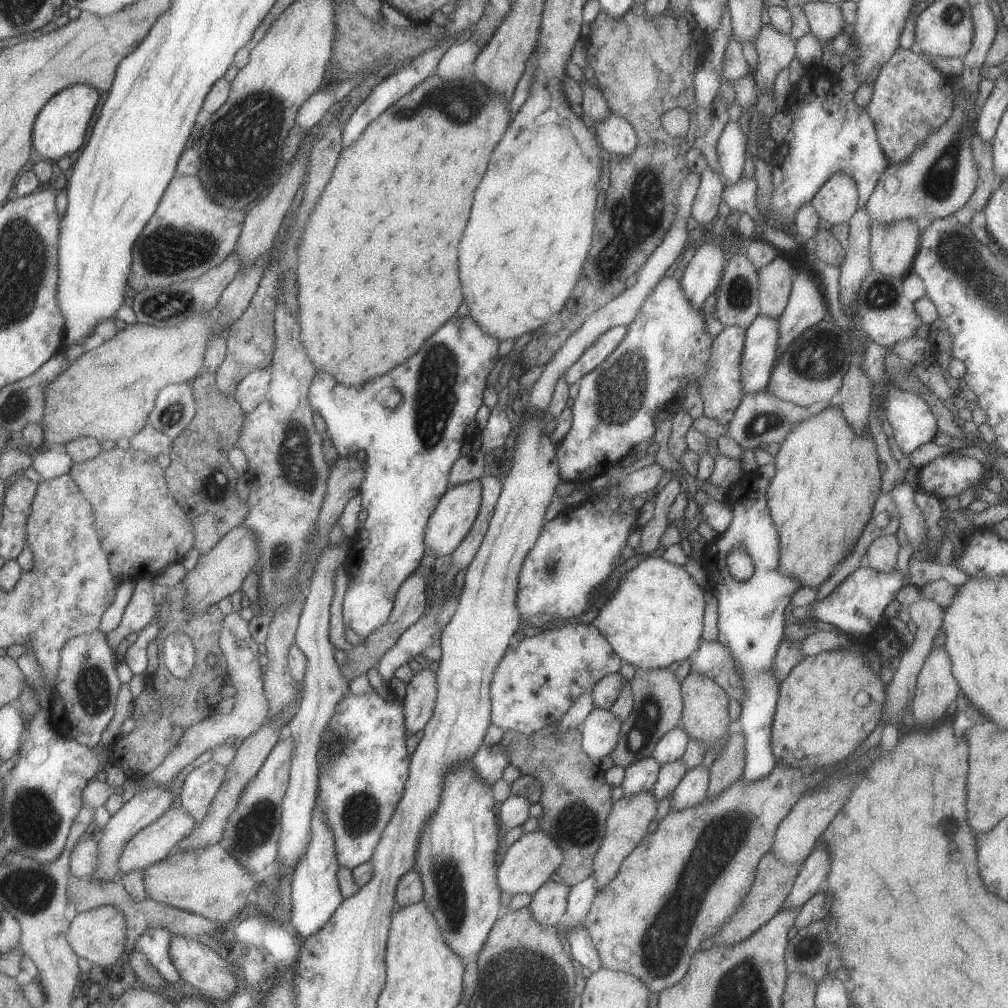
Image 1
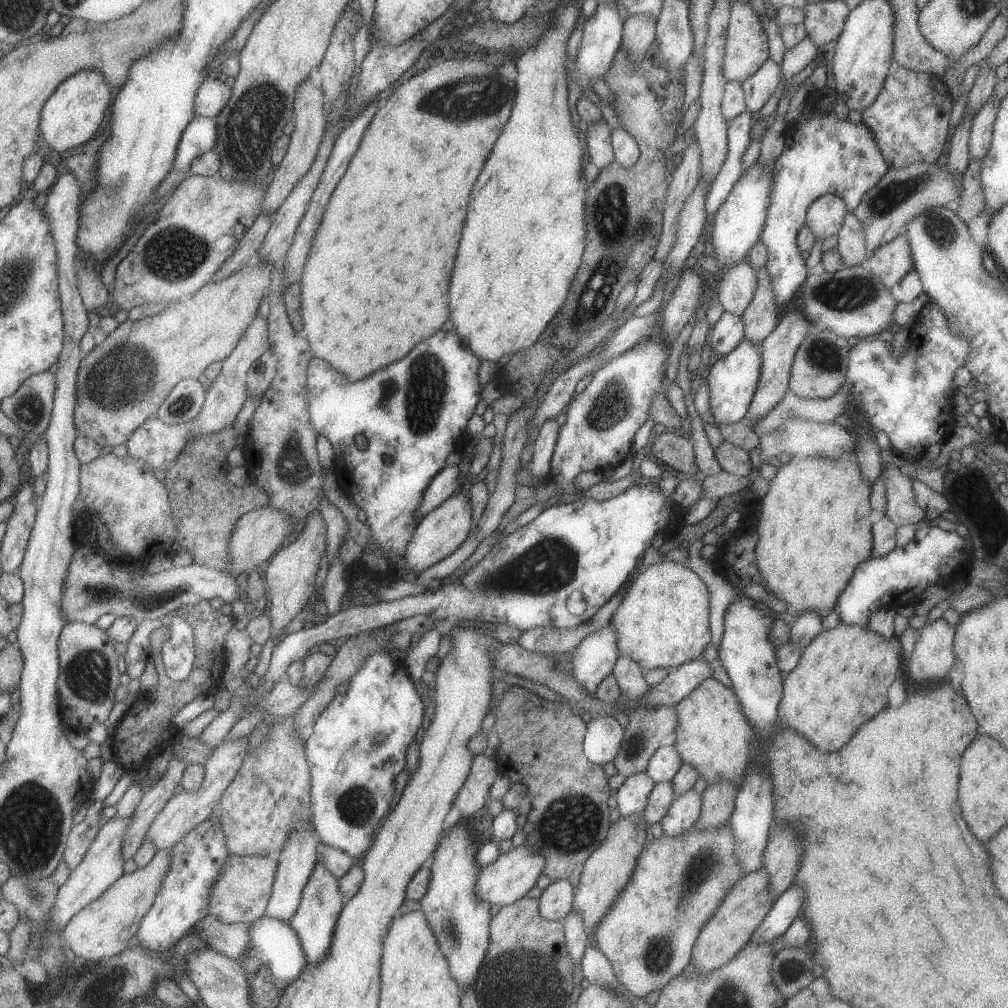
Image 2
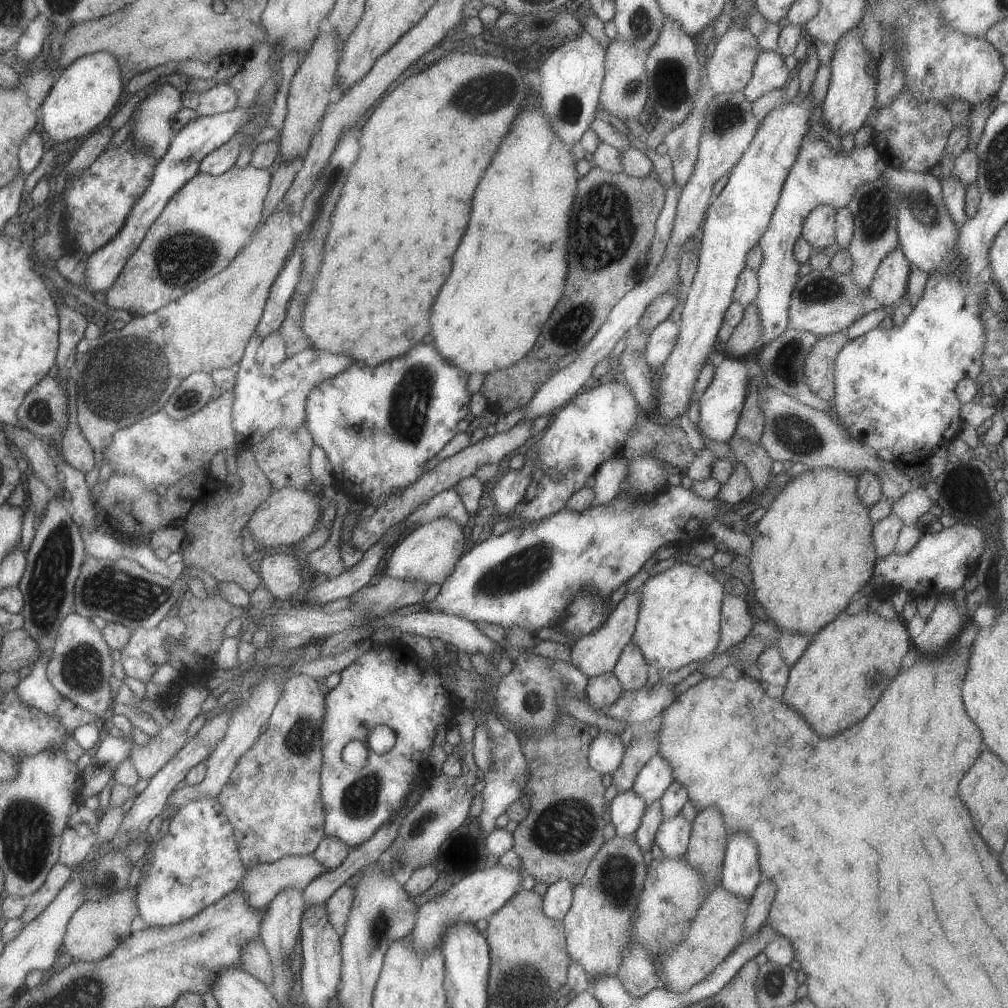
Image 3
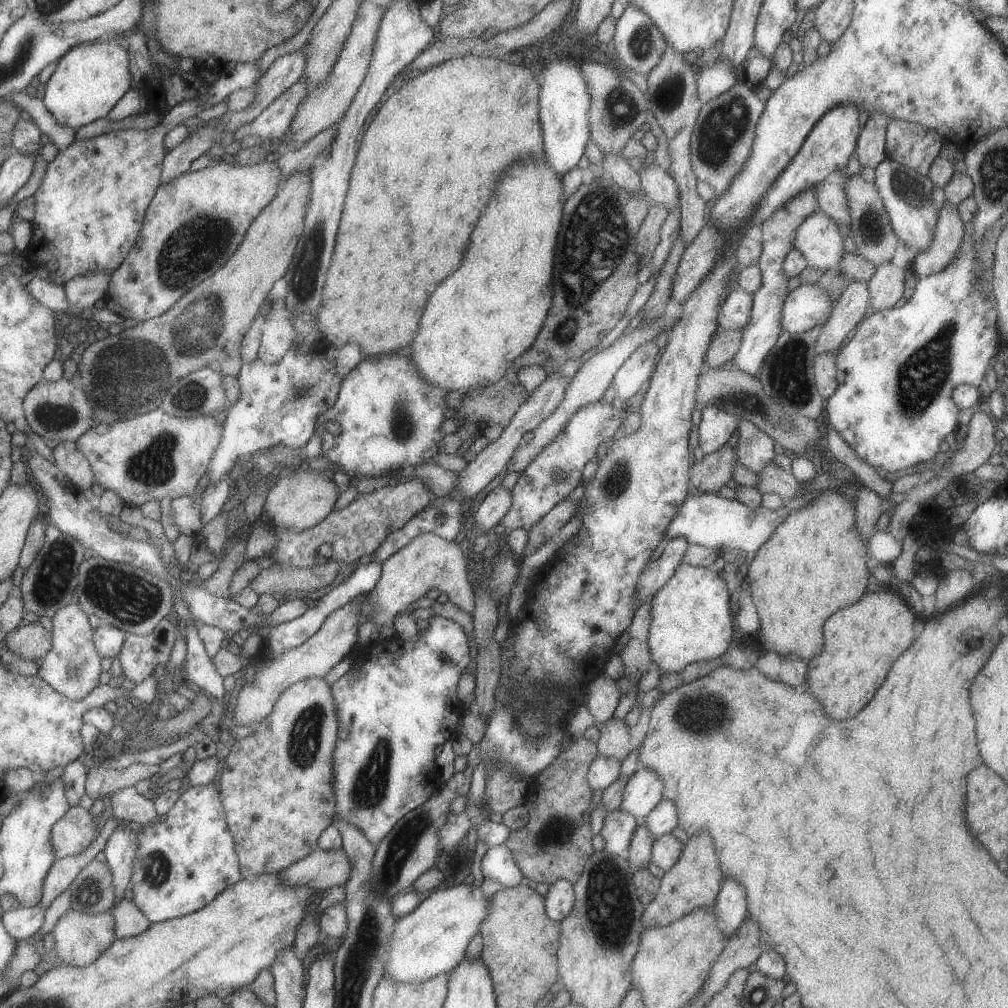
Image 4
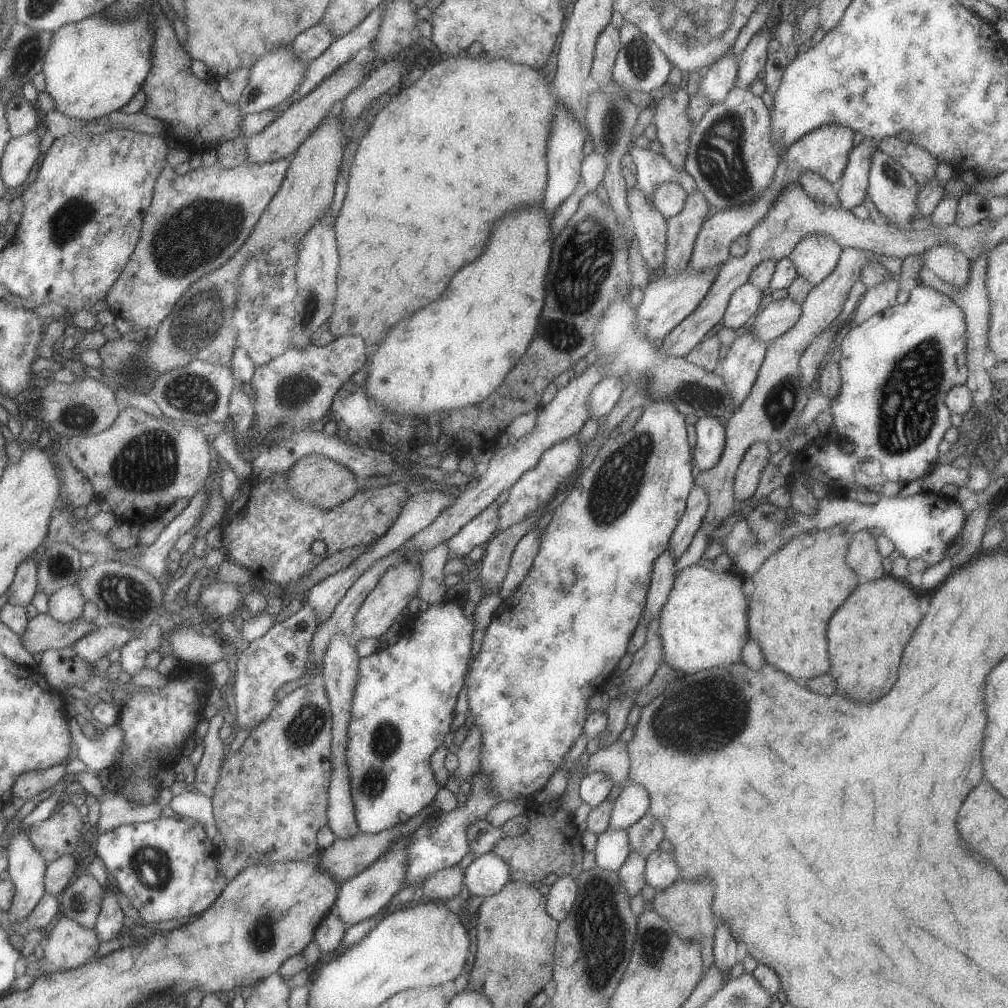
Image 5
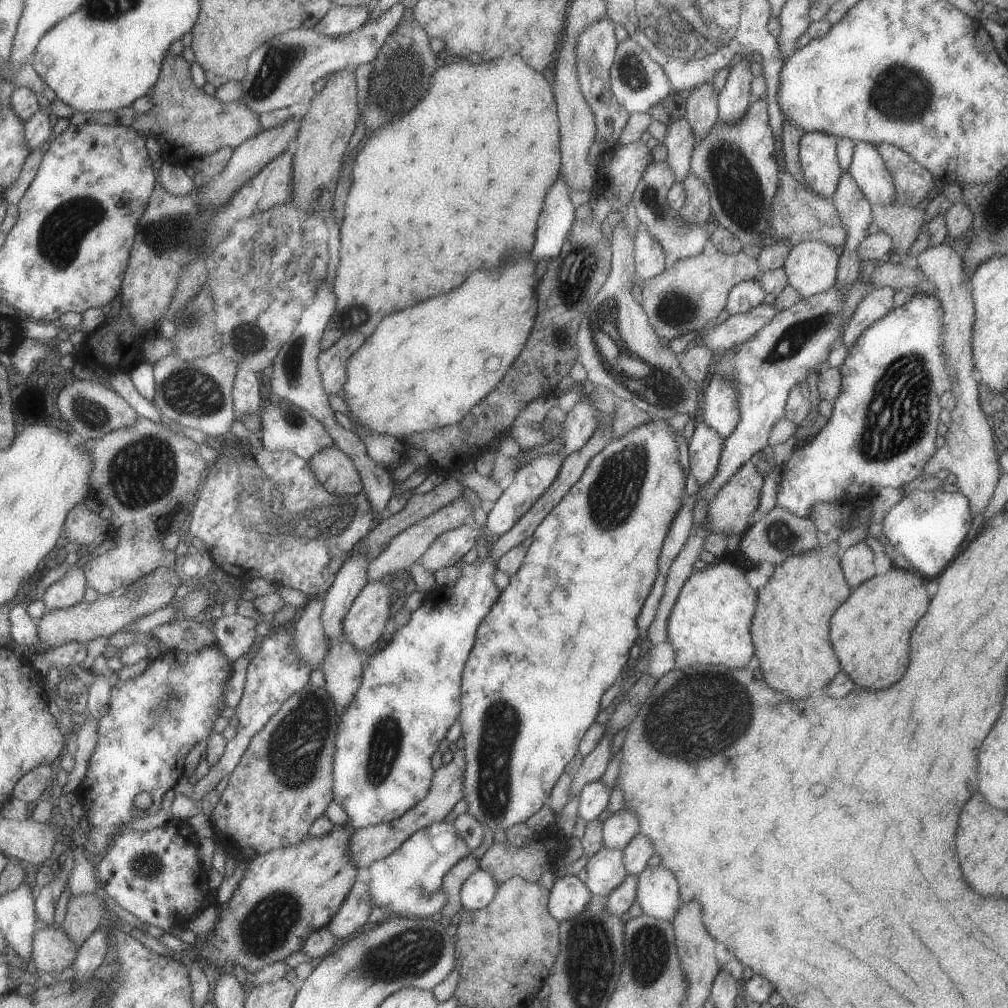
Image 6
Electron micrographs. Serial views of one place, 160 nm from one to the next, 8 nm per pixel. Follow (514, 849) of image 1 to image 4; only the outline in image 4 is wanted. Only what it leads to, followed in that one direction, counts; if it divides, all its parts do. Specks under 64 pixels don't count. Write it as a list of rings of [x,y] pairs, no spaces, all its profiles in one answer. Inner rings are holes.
[[[462,883],[430,893],[416,910],[398,919],[382,979],[411,983],[431,979],[440,973],[449,976],[466,956],[468,943],[479,932],[490,911],[490,898],[474,883]]]

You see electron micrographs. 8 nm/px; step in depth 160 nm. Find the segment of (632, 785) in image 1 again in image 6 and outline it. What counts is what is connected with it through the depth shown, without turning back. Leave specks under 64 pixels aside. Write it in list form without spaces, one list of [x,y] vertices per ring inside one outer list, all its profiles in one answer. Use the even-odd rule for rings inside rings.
[[[602,848],[589,858],[586,887],[592,895],[608,898],[627,878],[623,850]]]

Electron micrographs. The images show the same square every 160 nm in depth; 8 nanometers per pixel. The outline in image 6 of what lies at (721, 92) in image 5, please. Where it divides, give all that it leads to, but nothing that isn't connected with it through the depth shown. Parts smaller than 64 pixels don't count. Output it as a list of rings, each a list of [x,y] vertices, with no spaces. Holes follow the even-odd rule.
[[[713,81],[705,82],[699,87],[692,89],[687,95],[687,111],[684,117],[688,119],[692,126],[695,136],[695,146],[697,142],[707,135],[707,132],[714,126],[714,123],[719,118],[719,92],[714,89],[716,85]]]

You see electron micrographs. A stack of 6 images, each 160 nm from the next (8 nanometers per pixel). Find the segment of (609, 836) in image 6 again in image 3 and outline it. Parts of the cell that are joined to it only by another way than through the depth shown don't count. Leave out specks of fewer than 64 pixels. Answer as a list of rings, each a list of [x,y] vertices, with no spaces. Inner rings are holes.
[[[659,752],[640,770],[635,778],[633,788],[637,795],[646,801],[647,806],[662,798],[666,789],[675,781],[670,763]]]

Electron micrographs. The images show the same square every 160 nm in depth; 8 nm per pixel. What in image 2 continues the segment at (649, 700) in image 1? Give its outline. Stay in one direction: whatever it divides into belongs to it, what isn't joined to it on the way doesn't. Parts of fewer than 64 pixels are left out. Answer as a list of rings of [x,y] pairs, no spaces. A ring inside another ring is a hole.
[[[638,706],[630,714],[629,720],[631,722],[628,722],[628,726],[625,728],[620,752],[618,752],[618,756],[613,761],[618,773],[626,778],[645,772],[650,758],[654,756],[658,748],[662,747],[662,740],[666,736],[674,734],[676,726],[678,726],[678,718],[676,718],[674,706],[658,706],[658,708]]]

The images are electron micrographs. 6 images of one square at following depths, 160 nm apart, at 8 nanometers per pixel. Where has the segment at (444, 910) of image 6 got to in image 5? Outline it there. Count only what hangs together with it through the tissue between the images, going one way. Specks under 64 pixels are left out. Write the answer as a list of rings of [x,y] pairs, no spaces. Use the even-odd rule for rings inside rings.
[[[454,866],[438,870],[436,874],[428,876],[422,884],[419,895],[428,900],[437,900],[438,902],[447,902],[461,892],[461,886],[465,875],[462,866]]]

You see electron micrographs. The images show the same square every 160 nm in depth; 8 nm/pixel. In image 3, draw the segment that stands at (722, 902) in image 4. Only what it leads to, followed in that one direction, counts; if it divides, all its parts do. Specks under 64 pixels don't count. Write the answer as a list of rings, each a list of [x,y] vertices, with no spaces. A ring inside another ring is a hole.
[[[734,831],[727,838],[720,884],[735,895],[750,900],[764,874],[761,871],[756,841],[748,833]]]

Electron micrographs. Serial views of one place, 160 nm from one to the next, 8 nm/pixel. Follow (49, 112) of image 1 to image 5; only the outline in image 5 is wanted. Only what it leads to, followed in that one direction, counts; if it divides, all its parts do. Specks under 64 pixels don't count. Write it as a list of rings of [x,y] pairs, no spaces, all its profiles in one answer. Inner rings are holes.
[[[149,1],[139,17],[124,23],[114,23],[101,11],[52,32],[43,73],[46,76],[45,92],[54,99],[55,110],[79,121],[98,120],[122,110],[122,106],[143,88],[153,59],[151,6]]]

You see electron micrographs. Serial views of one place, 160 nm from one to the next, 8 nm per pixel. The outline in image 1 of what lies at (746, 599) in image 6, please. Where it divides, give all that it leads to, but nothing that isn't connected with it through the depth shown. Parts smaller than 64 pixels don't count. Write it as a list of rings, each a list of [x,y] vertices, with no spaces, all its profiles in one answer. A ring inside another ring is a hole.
[[[651,555],[620,579],[595,623],[623,662],[645,671],[692,658],[702,643],[705,608],[705,590],[683,566]]]

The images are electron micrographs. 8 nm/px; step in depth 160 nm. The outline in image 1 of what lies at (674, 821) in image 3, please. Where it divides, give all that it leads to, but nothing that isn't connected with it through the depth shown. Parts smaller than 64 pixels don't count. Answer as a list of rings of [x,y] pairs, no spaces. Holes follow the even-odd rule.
[[[703,765],[688,769],[671,796],[672,809],[683,809],[700,804],[709,789],[709,769]]]

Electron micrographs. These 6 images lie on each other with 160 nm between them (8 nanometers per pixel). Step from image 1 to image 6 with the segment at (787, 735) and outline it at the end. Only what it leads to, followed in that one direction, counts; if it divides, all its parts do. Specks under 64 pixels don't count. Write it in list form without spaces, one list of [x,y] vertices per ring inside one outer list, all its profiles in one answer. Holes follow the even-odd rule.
[[[894,566],[886,574],[875,575],[866,580],[854,589],[848,600],[834,612],[832,616],[832,626],[830,626],[830,638],[832,638],[832,647],[840,660],[840,666],[844,674],[860,688],[888,688],[896,684],[910,662],[910,634],[912,628],[918,624],[918,620],[926,614],[928,610],[928,594],[924,586],[924,578],[917,574],[913,569],[900,570]]]

